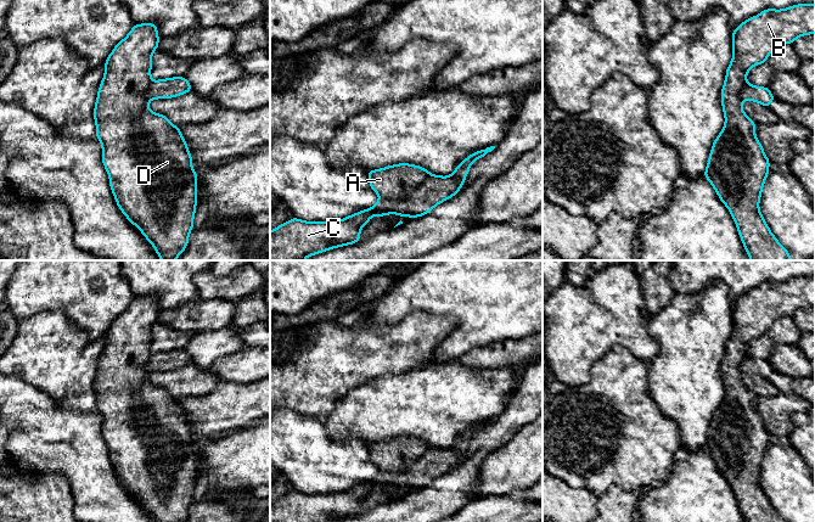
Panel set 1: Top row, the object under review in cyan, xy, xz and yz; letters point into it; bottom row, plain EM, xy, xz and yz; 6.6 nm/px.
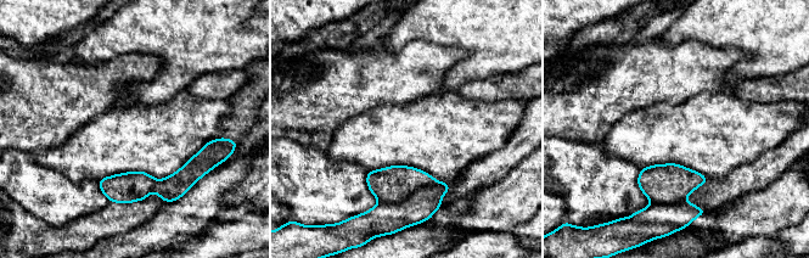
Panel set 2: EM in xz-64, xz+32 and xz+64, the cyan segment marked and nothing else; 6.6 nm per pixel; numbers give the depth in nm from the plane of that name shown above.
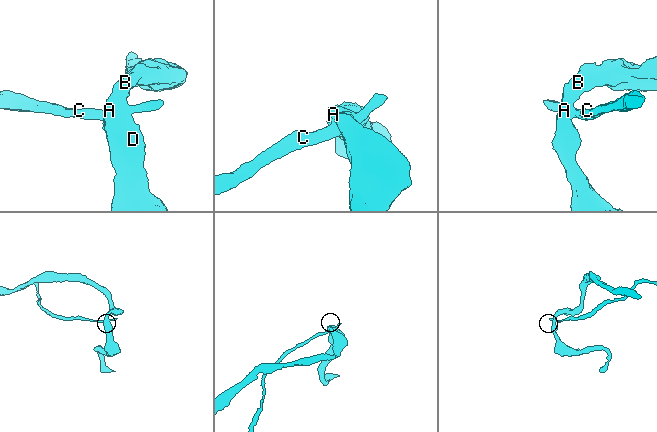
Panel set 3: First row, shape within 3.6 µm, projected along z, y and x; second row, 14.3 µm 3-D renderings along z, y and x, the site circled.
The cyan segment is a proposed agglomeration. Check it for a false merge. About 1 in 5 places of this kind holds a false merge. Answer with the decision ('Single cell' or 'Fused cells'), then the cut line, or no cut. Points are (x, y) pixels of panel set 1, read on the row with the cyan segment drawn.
Fused cells. Split along xz (431, 174), (399, 200), (381, 198)

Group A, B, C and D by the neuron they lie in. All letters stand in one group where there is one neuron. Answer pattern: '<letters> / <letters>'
A B D / C

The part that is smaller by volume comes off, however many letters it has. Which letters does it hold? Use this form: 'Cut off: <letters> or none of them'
Cut off: C

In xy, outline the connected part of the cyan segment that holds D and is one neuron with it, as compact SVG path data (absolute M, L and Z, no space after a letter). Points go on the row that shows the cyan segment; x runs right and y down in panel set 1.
M136 23L129 34L119 41L113 51L109 54L107 60L105 61L105 75L100 84L96 105L94 108L94 119L96 122L96 137L100 140L102 145L102 163L109 176L109 186L114 195L118 208L123 212L123 214L128 218L130 223L133 223L148 240L148 242L154 247L156 253L159 256L162 260L175 260L182 251L186 249L189 242L189 235L193 228L193 217L196 212L197 204L197 173L192 168L192 157L187 148L186 141L182 137L181 131L178 125L173 125L169 119L159 113L153 113L148 110L147 105L150 100L146 96L146 91L150 88L151 80L151 67L152 67L152 54L158 49L158 32L157 26L154 23Z

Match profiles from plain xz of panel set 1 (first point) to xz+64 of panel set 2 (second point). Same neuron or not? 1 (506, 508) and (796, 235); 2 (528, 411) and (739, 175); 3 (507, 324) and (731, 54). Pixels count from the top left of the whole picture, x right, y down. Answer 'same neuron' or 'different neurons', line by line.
1: different neurons
2: same neuron
3: different neurons

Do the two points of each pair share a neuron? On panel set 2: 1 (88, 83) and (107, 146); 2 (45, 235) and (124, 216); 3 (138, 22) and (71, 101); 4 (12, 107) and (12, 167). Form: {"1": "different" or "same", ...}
{"1": "different", "2": "same", "3": "different", "4": "different"}

